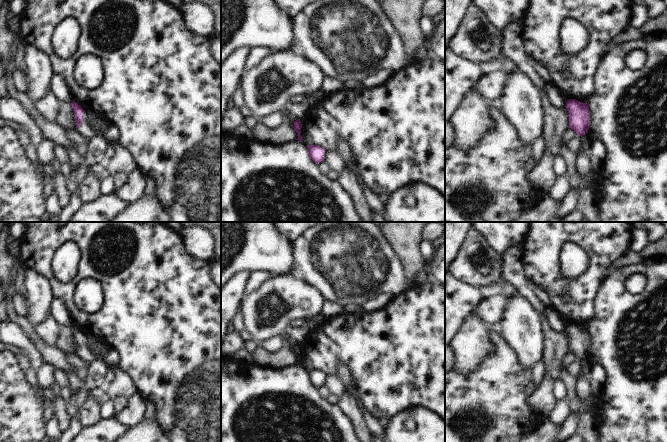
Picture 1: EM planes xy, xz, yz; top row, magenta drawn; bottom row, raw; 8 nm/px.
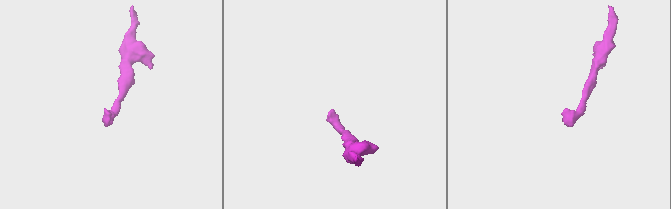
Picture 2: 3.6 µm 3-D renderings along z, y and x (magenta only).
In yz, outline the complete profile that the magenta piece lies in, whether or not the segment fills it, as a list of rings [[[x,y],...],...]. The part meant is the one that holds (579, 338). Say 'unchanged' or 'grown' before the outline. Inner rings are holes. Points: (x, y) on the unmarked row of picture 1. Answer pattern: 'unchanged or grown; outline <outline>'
unchanged; outline [[[569,323],[566,330],[569,338],[569,352],[573,353],[578,360],[588,357],[590,349],[590,335],[587,327],[581,327],[576,323]]]

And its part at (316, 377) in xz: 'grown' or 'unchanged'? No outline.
unchanged

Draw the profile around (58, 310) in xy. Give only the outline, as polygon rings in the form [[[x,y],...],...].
[[[54,297],[50,303],[50,314],[59,326],[72,327],[74,325],[74,319],[71,317],[63,300],[58,297]]]

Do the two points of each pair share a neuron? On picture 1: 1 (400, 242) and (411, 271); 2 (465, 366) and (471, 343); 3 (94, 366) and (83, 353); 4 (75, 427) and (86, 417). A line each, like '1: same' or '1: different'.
1: same
2: same
3: different
4: different

